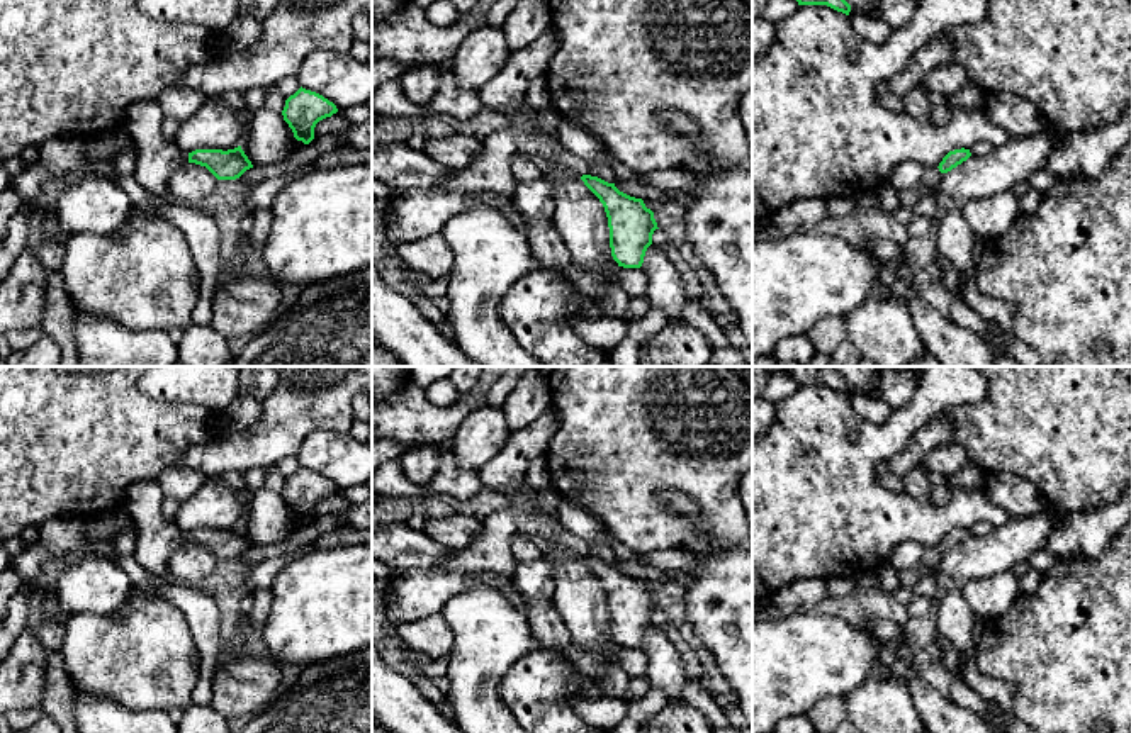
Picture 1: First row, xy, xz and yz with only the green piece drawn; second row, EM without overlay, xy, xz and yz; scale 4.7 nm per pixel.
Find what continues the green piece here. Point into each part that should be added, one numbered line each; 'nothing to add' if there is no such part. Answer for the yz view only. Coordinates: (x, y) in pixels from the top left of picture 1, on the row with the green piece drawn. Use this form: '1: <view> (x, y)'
nothing to add

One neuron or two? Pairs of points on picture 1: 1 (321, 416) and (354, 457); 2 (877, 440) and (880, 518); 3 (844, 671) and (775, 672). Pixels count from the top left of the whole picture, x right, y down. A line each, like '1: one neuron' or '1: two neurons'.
1: two neurons
2: one neuron
3: one neuron

